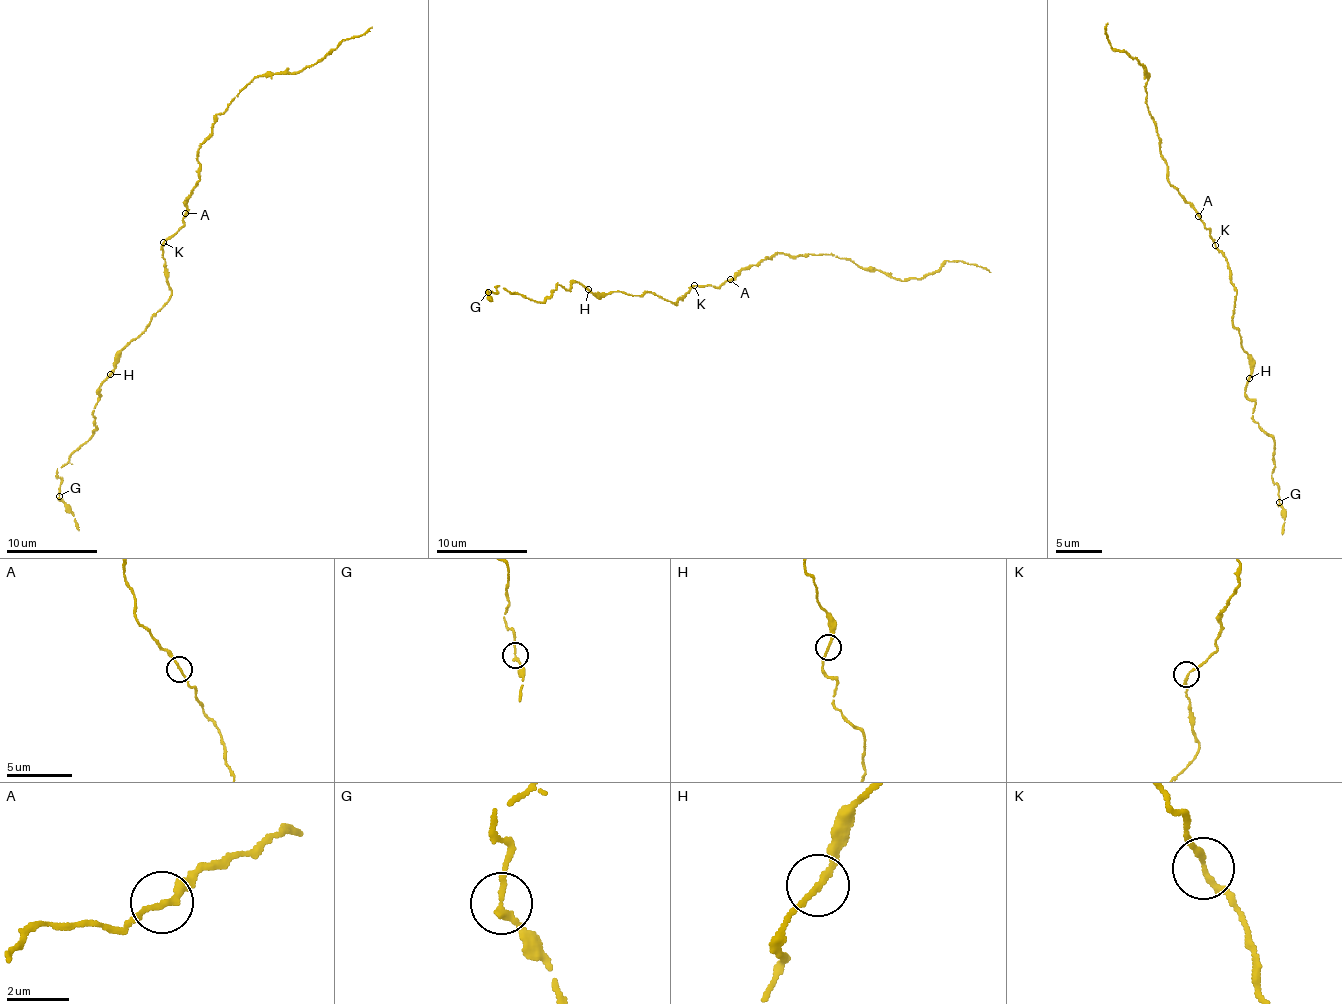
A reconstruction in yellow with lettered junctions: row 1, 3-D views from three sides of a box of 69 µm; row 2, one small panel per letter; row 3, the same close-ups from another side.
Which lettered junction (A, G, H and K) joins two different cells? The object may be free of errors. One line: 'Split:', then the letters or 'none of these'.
Split: none of these

